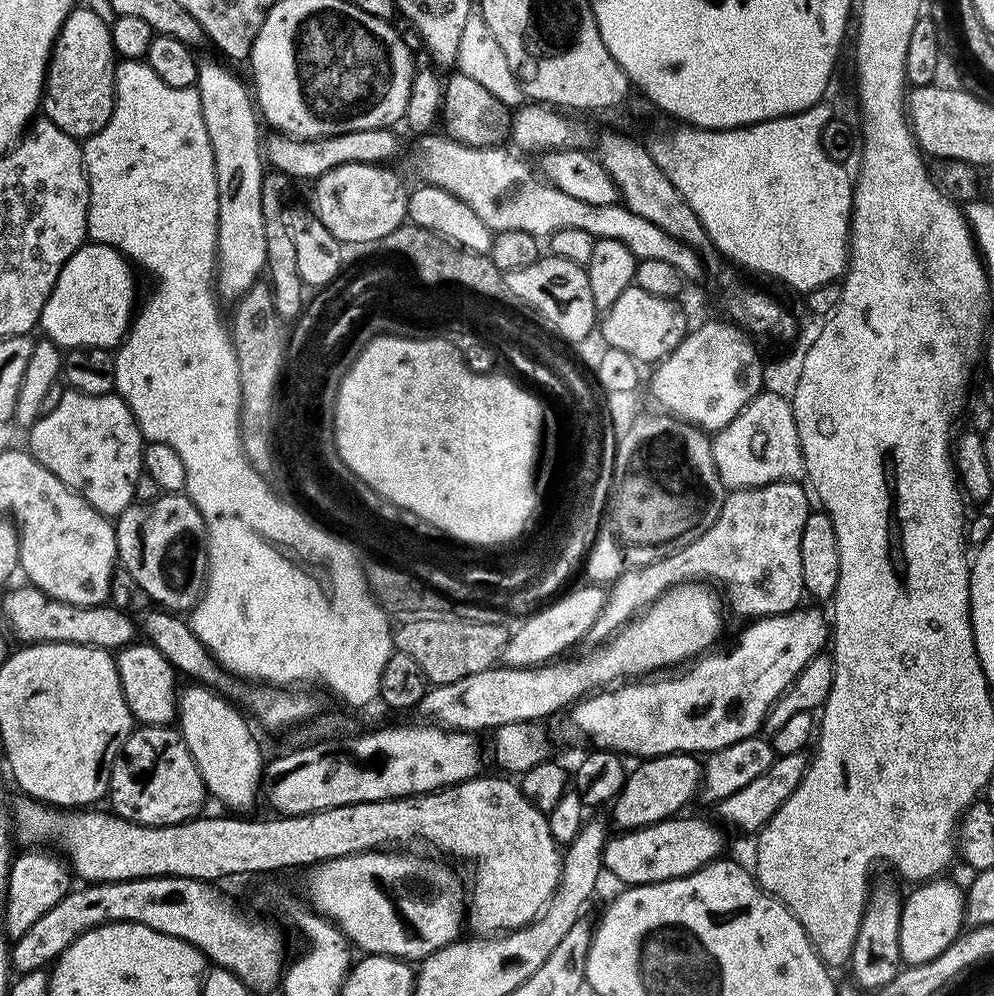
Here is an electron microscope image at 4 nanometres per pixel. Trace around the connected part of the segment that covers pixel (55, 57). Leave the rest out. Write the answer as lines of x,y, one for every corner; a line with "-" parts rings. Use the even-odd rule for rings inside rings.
73,7
56,35
48,72
44,75
42,112
58,130
83,142
98,134
116,105
116,66
118,57
112,45
109,21
92,8

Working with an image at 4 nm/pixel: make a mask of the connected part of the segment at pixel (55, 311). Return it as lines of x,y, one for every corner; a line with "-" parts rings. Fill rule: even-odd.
95,242
84,243
68,259
66,266
62,266
58,282
40,315
39,331
44,331
41,333
62,350
115,349
127,337
134,319
137,307
135,274
128,257
117,248

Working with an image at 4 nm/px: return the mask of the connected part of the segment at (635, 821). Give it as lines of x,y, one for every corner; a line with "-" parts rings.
672,752
668,756
653,756
639,761
636,769
624,777
624,785
610,804
610,820
617,829
627,830
662,823
669,817
683,813
692,795
702,788
702,764
695,755
687,752

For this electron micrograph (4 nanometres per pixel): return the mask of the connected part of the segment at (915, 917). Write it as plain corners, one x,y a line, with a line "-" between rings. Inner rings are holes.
937,878
917,883
912,893
905,895
900,909
900,929
898,930
898,946
900,959
905,965
930,962
930,958
938,958
946,946
950,946
962,934
966,921
964,918
964,902
966,892
949,878

